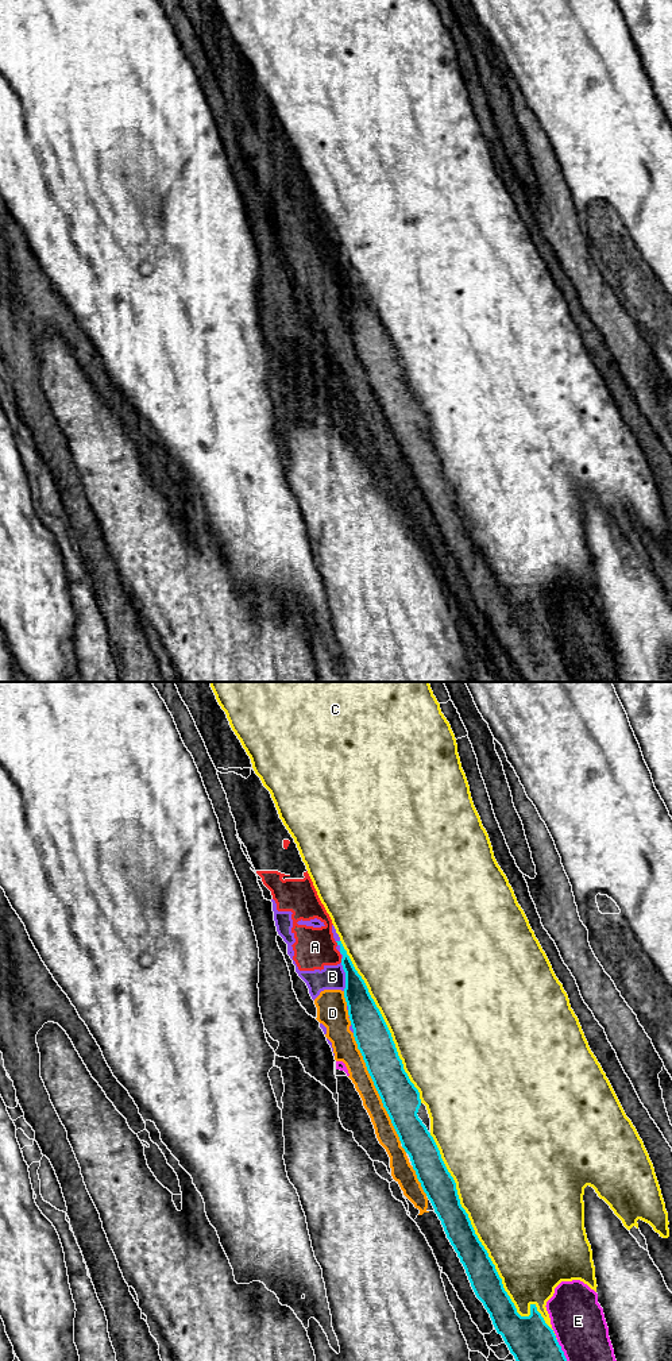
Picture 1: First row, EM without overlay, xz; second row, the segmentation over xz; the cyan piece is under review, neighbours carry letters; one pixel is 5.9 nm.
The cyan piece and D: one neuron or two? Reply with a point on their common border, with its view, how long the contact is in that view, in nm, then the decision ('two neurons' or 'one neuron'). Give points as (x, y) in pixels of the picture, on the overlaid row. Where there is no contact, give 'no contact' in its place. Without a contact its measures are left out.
contact xz (375, 1087); length 700 nm; two neurons

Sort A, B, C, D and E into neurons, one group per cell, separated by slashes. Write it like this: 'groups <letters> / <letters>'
groups A B D E / C

